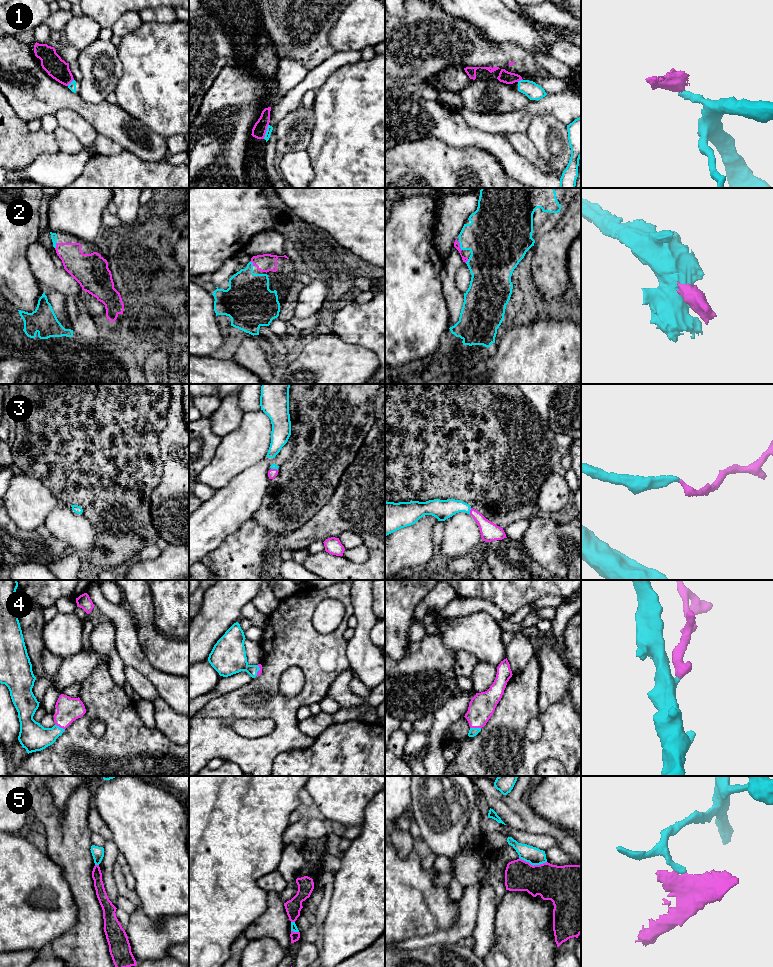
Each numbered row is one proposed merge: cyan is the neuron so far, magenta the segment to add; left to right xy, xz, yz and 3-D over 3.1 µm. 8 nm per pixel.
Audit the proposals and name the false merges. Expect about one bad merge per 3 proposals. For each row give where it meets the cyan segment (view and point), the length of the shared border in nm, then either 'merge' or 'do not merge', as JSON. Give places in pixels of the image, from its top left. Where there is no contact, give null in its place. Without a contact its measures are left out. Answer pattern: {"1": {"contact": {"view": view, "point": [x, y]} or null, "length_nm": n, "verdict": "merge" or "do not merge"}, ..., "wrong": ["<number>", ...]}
{"1": {"contact": {"view": "xz", "point": [266, 131]}, "length_nm": 130, "verdict": "do not merge"}, "2": {"contact": {"view": "yz", "point": [460, 246]}, "length_nm": 80, "verdict": "merge"}, "3": {"contact": {"view": "yz", "point": [469, 511]}, "length_nm": 50, "verdict": "merge"}, "4": {"contact": {"view": "yz", "point": [475, 728]}, "length_nm": 90, "verdict": "merge"}, "5": {"contact": {"view": "yz", "point": [533, 865]}, "length_nm": 220, "verdict": "do not merge"}, "wrong": ["1", "5"]}

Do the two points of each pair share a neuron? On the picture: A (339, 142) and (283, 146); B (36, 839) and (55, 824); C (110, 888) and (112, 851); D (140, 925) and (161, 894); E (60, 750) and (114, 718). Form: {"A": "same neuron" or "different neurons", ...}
{"A": "different neurons", "B": "different neurons", "C": "same neuron", "D": "different neurons", "E": "same neuron"}

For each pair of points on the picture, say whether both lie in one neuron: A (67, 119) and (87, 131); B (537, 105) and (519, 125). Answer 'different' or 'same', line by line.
A: same
B: same

